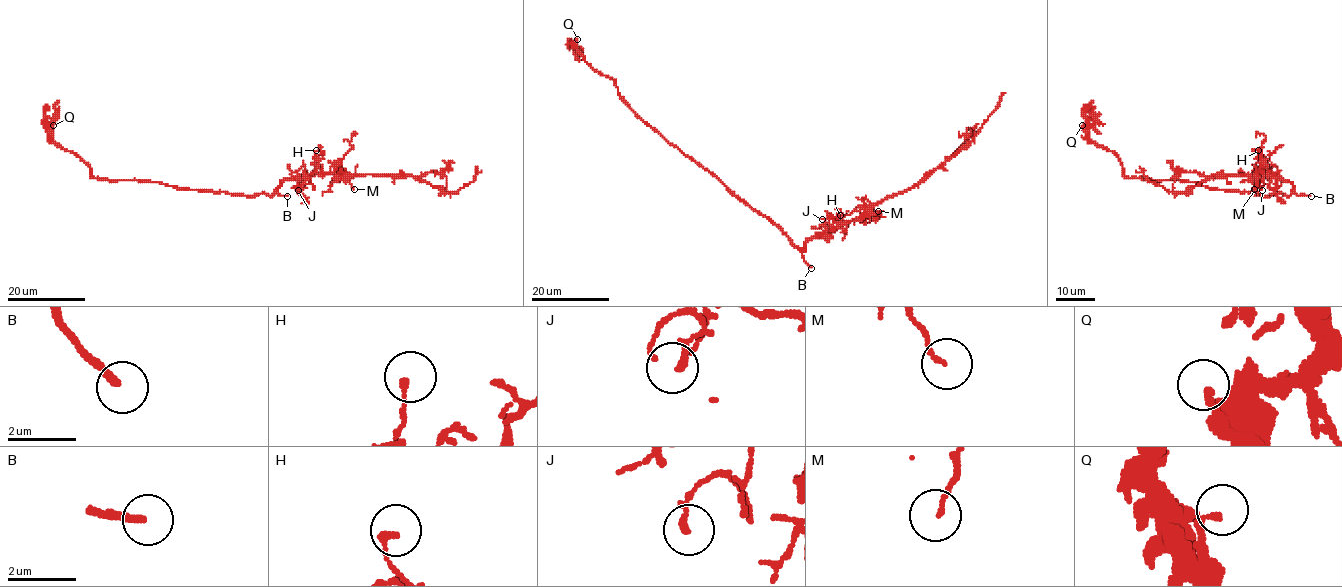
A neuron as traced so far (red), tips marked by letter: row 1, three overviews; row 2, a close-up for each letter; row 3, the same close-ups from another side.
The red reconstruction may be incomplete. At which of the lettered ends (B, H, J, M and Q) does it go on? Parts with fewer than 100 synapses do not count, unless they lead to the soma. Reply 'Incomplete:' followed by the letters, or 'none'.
Incomplete: B

